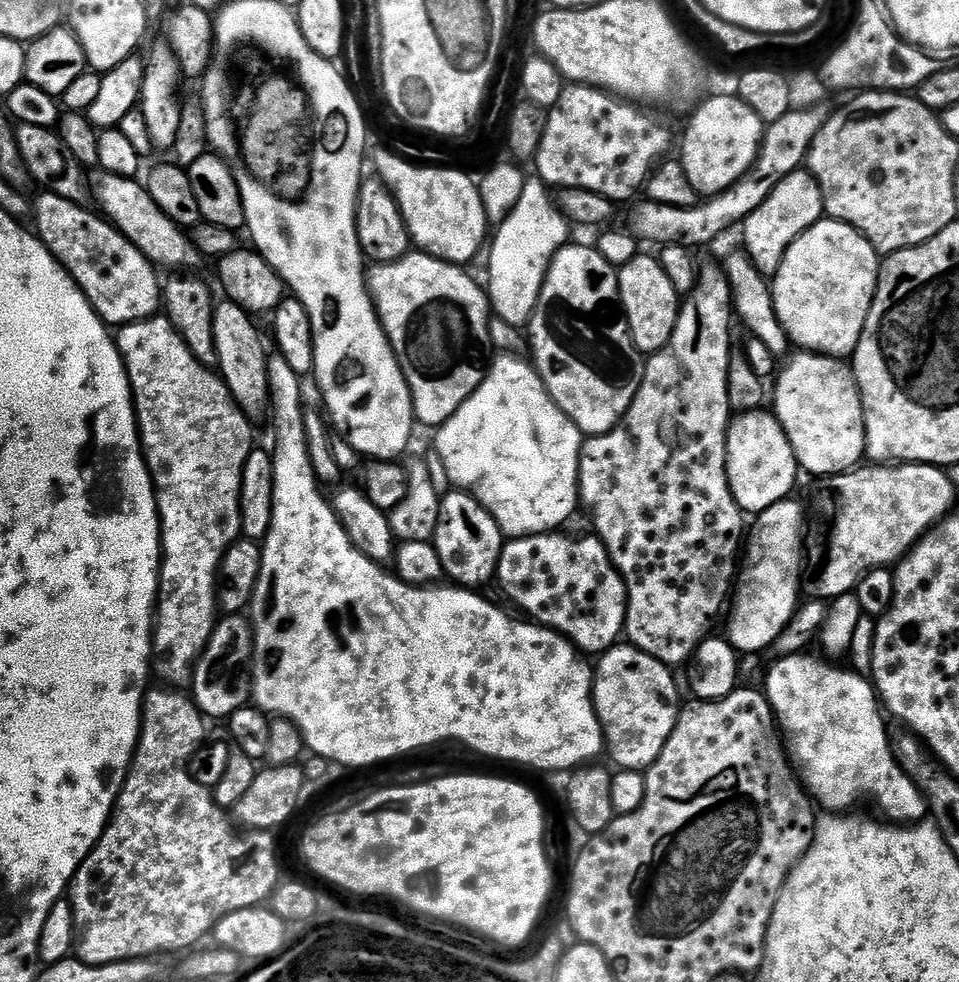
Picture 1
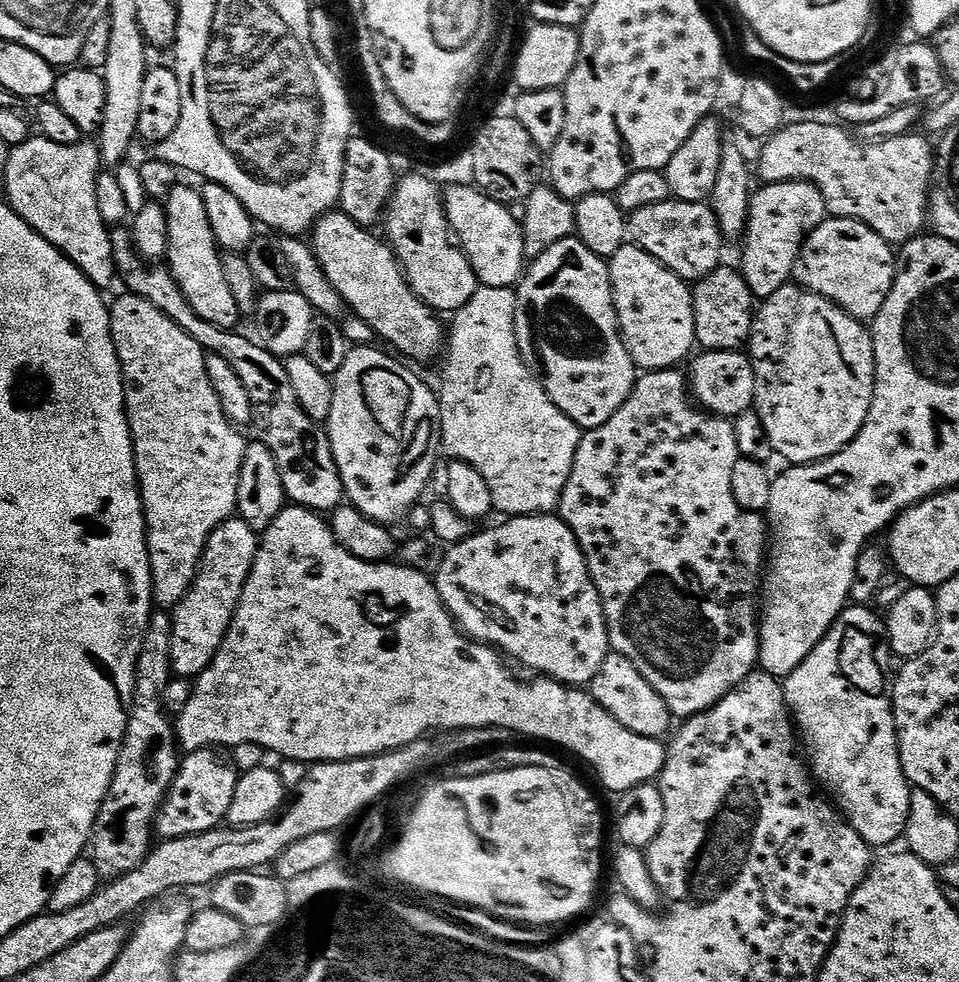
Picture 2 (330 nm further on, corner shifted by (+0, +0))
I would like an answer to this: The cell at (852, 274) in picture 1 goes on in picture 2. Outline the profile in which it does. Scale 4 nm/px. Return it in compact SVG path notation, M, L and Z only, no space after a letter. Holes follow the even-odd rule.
M825 218L804 241L798 261L798 280L803 287L835 301L861 322L871 321L880 313L894 286L897 271L898 252L888 243L887 238L877 234L869 224L864 224L861 220L843 218Z

